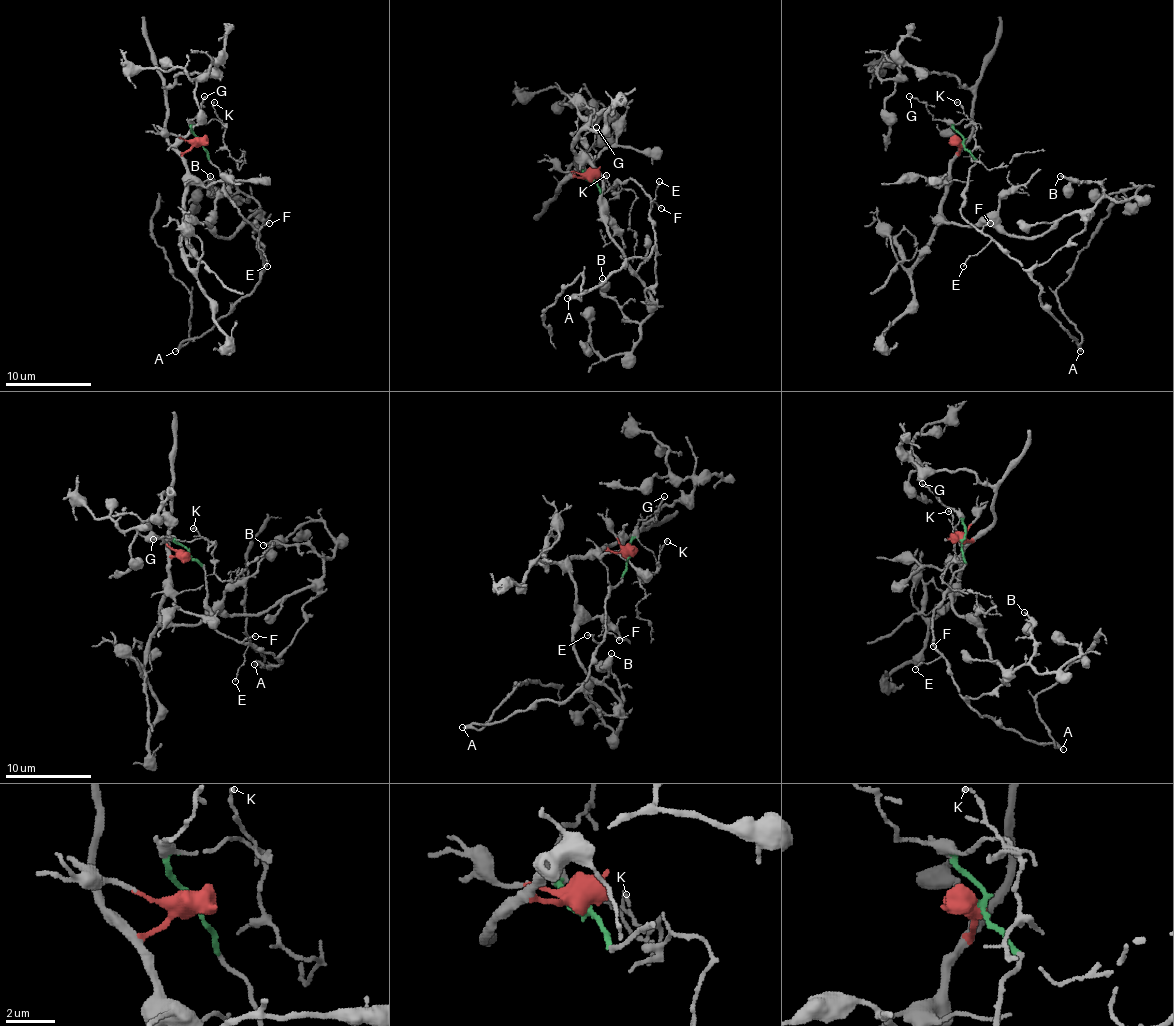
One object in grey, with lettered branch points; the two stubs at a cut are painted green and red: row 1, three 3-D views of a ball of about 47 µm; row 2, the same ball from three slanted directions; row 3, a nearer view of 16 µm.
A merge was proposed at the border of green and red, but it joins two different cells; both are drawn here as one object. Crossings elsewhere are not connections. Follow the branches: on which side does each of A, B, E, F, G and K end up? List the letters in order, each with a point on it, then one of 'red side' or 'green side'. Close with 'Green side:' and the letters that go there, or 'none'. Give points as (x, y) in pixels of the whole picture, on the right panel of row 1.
A: place (1080, 351); green side
B: place (1060, 176); red side
E: place (963, 266); green side
F: place (990, 223); green side
G: place (909, 96); green side
K: place (957, 102); green side
Green side: A, E, F, G, K

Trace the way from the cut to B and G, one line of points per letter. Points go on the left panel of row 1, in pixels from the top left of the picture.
B: (201, 142), (183, 157), (183, 204), (218, 236), (231, 236), (259, 204), (231, 183), (209, 176)
G: (201, 142), (194, 136), (192, 118), (205, 97)

